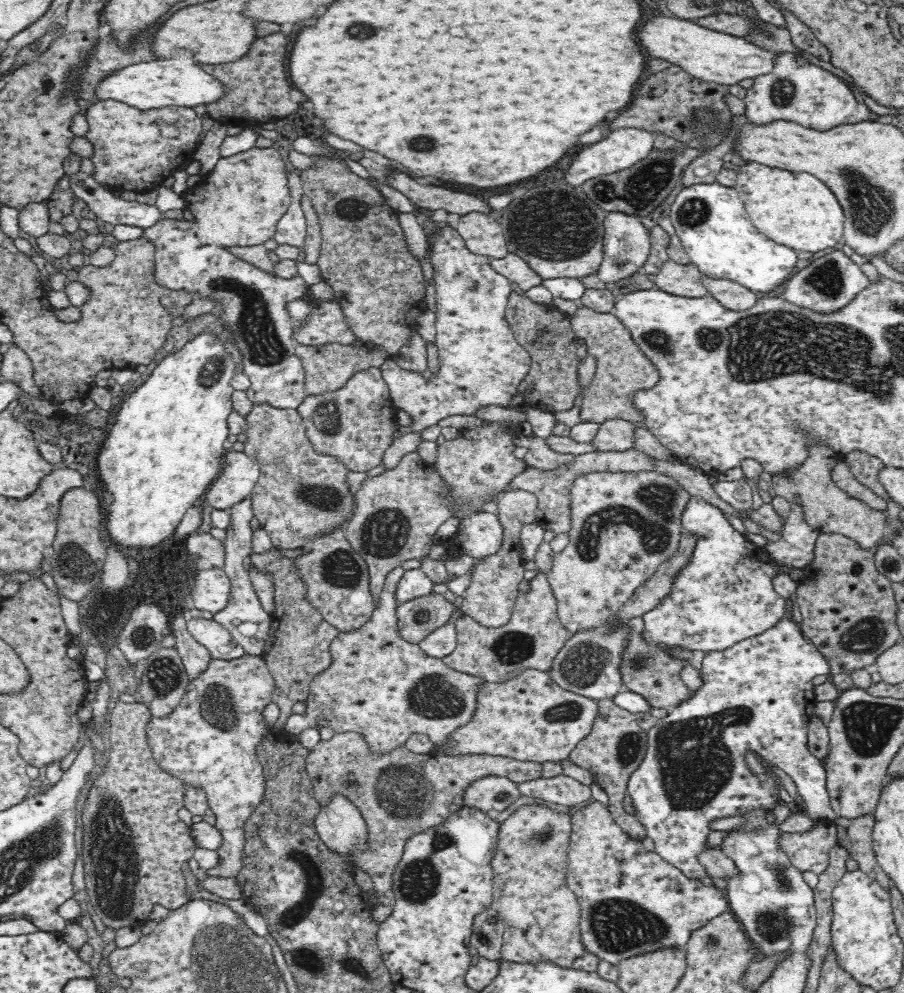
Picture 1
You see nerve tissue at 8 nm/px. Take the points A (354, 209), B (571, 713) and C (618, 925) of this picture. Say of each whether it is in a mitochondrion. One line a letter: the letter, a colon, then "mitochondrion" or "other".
A: mitochondrion
B: mitochondrion
C: mitochondrion

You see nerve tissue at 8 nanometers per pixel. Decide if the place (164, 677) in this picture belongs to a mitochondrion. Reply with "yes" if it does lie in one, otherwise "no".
yes

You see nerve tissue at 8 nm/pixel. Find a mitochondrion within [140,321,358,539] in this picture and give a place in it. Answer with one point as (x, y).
(325, 498)

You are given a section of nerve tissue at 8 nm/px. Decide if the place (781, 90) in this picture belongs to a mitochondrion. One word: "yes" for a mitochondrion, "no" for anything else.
yes

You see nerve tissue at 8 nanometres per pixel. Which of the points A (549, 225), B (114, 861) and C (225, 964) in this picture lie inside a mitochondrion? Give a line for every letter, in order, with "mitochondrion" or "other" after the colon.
A: mitochondrion
B: mitochondrion
C: mitochondrion

